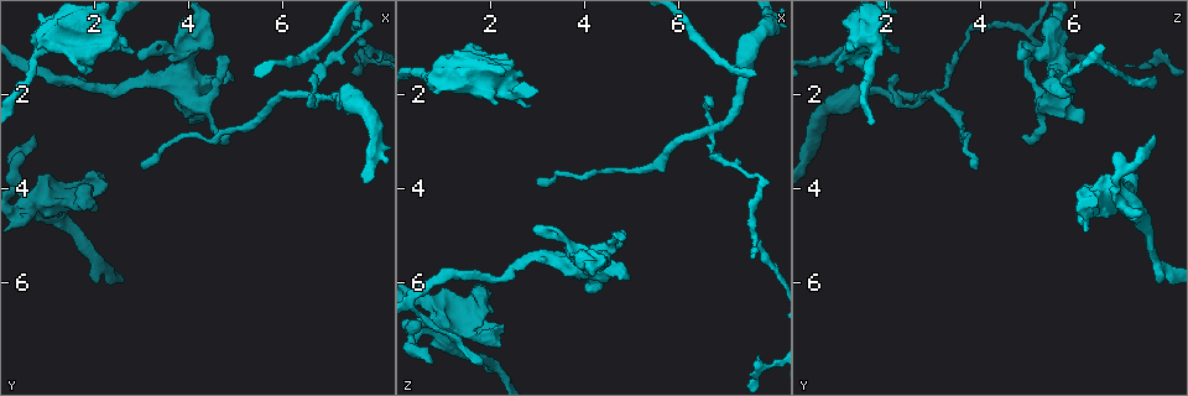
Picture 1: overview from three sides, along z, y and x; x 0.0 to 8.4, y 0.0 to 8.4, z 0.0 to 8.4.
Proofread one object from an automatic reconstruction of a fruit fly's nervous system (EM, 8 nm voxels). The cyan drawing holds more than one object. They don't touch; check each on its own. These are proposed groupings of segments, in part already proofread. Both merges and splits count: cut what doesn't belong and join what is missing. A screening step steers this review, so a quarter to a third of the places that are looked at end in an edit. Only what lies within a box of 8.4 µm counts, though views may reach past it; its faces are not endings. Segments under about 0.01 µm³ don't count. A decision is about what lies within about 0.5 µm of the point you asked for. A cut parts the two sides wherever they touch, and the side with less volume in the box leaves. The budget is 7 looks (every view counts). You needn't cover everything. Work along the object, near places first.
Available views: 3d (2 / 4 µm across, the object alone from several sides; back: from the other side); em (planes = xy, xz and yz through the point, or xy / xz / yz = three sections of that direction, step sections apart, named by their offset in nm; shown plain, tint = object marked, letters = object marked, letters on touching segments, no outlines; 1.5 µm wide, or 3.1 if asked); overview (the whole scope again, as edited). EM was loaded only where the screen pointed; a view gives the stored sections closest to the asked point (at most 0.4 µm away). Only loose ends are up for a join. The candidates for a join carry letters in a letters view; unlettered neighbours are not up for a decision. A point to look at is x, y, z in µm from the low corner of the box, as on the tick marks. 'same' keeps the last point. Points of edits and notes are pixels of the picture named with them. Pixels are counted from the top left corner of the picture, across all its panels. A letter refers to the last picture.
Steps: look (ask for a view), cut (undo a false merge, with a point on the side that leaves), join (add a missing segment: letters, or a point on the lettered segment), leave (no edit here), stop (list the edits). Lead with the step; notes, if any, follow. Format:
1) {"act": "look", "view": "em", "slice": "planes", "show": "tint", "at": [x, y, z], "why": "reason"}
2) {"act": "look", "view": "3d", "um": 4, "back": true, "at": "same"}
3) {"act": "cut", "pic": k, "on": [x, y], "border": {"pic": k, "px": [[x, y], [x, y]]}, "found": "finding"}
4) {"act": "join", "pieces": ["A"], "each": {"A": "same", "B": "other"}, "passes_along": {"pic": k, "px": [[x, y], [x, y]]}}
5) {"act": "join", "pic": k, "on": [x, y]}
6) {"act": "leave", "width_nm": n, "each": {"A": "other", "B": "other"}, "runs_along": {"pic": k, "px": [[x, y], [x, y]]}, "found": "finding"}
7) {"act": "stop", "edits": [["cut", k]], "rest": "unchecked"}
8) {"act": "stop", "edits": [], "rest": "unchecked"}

{"act": "look", "view": "em", "slice": "xz", "step": 4, "show": "tint", "at": [4.05, 2.60, 6.10], "why": "free end"}

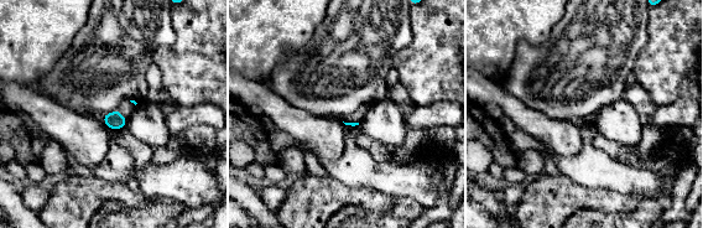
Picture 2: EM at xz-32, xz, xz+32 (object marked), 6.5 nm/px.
{"act": "look", "view": "em", "slice": "yz", "step": 8, "show": "letters", "at": "same", "why": "another direction"}

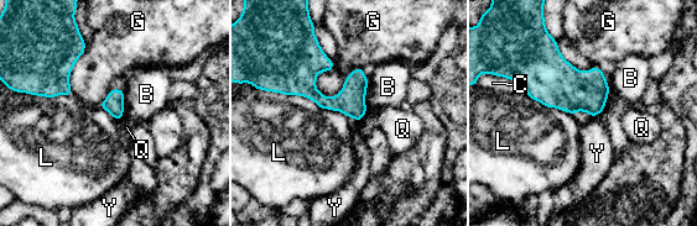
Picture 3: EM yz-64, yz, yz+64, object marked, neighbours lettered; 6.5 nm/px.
{"act": "leave", "longest_contact_nm": ["G", 340], "each": {"B": "other", "C": "other", "G": "other", "L": "other", "Q": "other", "Y": "other"}, "border": {"pic": 3, "px": [[320, 108], [338, 110], [346, 116]]}, "found": "none of them fits"}

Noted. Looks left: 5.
{"act": "look", "view": "3d", "um": 4, "at": [6.75, 2.15, 2.70], "why": "abrupt turn"}

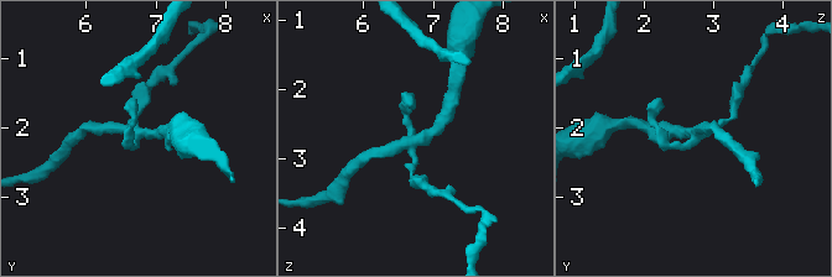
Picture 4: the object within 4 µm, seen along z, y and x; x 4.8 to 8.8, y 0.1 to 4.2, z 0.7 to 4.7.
{"act": "look", "view": "em", "slice": "xz", "step": 8, "show": "tint", "at": [6.70, 2.10, 2.75]}

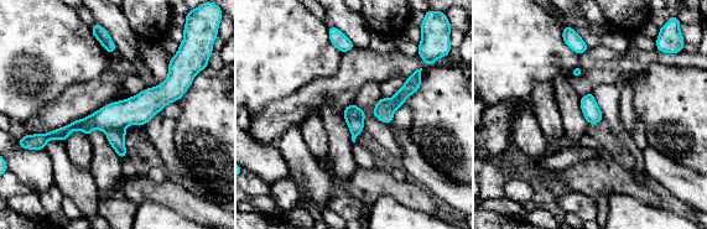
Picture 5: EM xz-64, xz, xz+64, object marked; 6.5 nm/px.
{"act": "look", "view": "em", "slice": "xy", "step": 8, "show": "letters", "at": "same", "why": "cut it another way"}

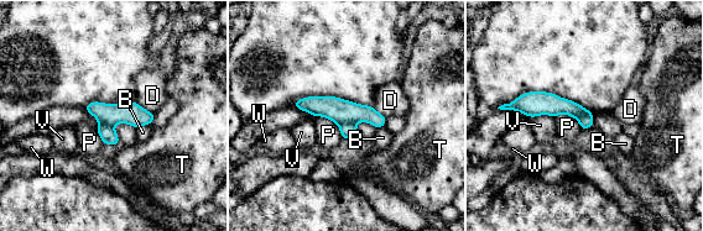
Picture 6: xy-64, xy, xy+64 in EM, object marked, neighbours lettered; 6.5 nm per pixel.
{"act": "cut", "pic": 6, "on": [348, 130], "each": {"B": "other", "D": "other", "P": "other", "T": "other", "V": "other", "W": "other"}, "border": {"pic": 6, "px": [[355, 124], [340, 122], [338, 125]]}, "found": "a second cell is stuck on"}

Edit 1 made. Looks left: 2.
{"act": "stop", "edits": [["cut", 6]], "rest": "unchecked"}

